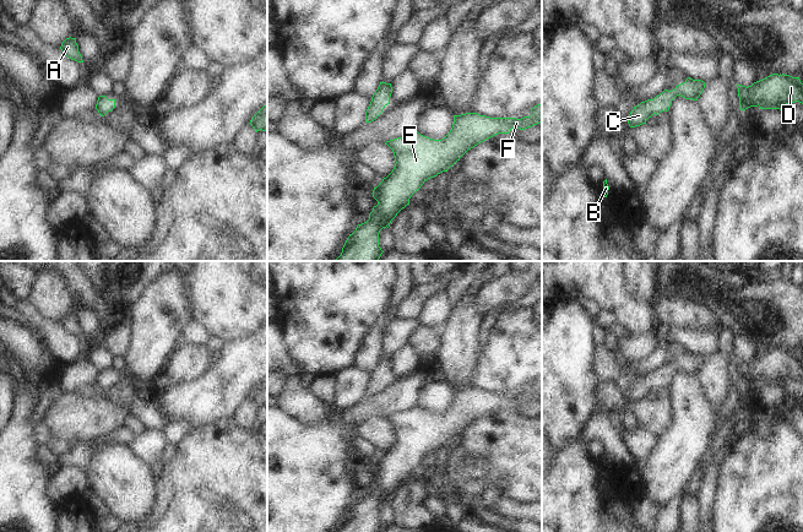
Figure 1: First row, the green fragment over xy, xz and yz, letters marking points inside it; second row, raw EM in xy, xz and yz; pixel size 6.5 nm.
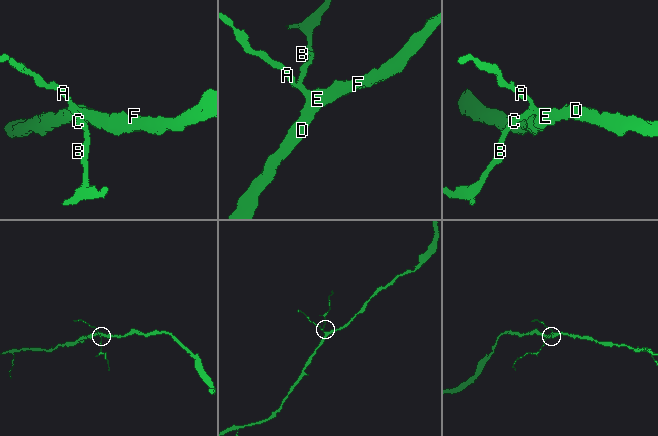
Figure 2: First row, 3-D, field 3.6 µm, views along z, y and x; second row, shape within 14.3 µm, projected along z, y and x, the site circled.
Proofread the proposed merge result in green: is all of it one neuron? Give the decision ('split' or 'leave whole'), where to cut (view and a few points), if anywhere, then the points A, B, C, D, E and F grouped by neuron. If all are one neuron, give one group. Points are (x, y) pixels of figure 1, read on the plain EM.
leave whole; cut none; groups A B C D E F

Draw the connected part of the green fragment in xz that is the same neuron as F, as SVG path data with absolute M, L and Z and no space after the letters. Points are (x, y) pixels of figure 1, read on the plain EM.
M542 378L531 384L530 391L489 392L477 387L454 390L450 407L441 414L421 409L406 409L386 416L395 430L392 446L374 462L378 479L369 494L358 499L347 512L338 532L380 532L379 507L389 503L397 488L409 479L411 471L430 452L447 446L478 418L512 403L525 405L542 397Z

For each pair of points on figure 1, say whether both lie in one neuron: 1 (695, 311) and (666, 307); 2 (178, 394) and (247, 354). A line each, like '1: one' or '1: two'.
1: one
2: one

